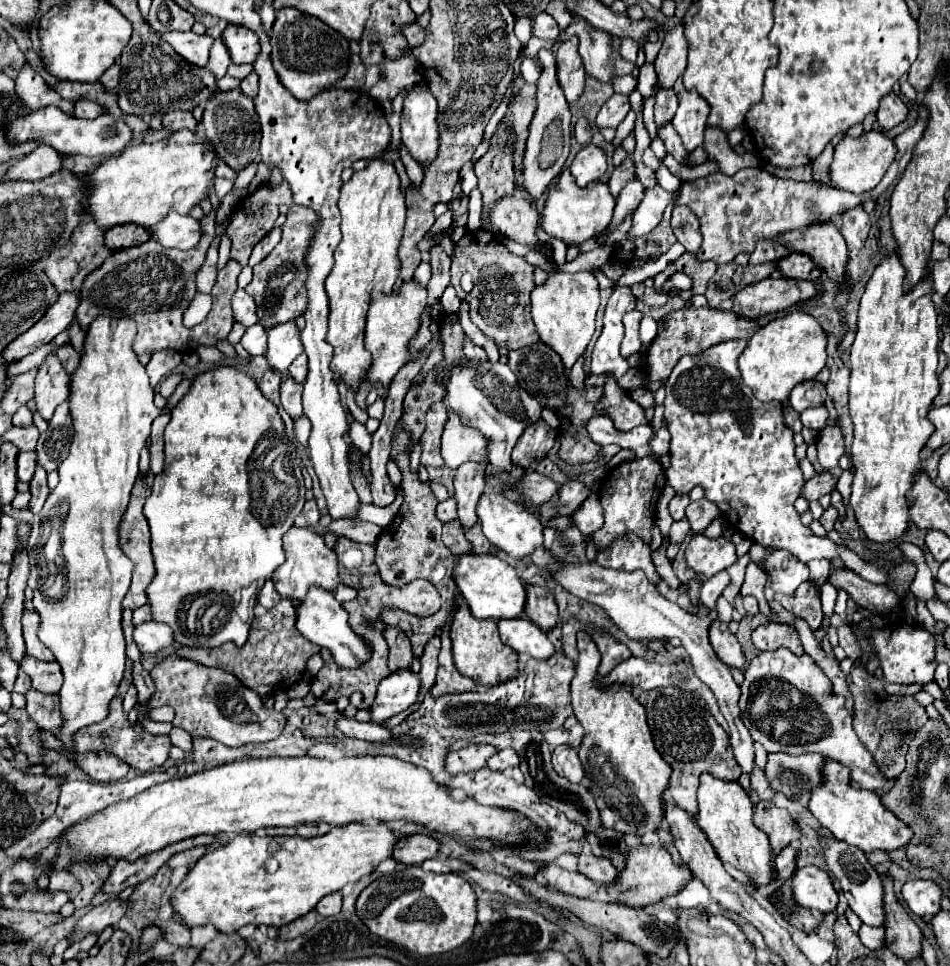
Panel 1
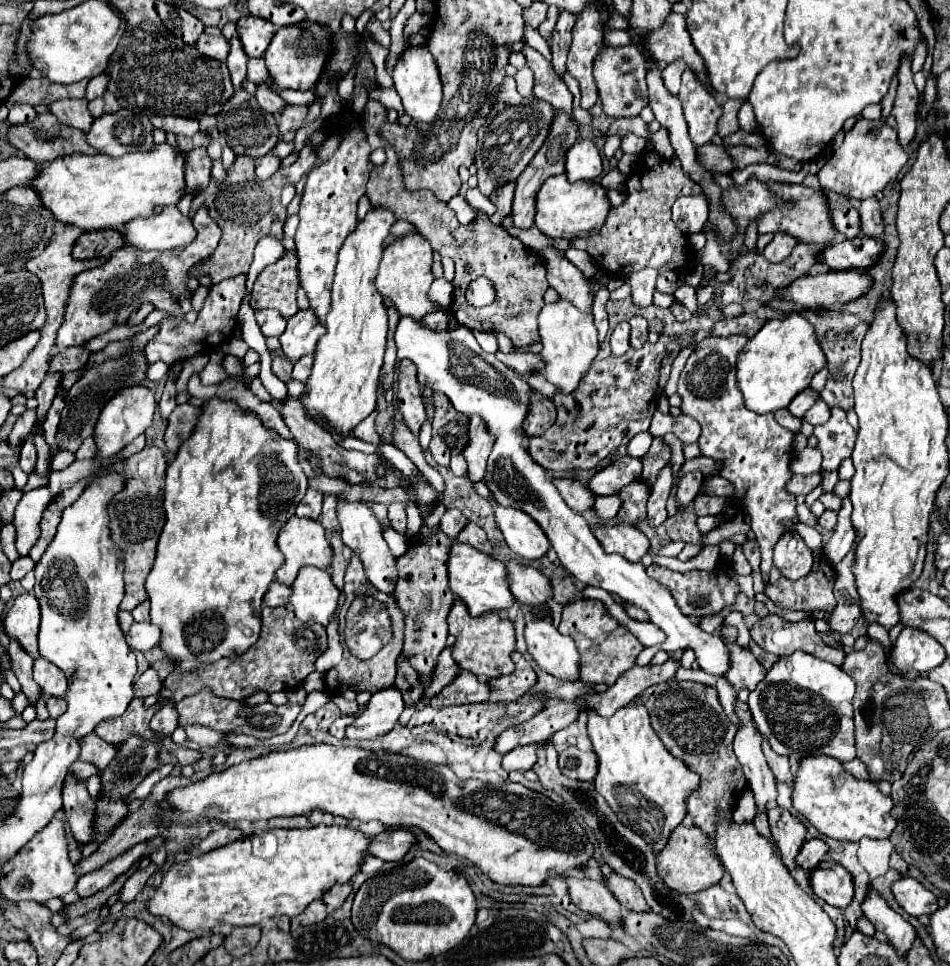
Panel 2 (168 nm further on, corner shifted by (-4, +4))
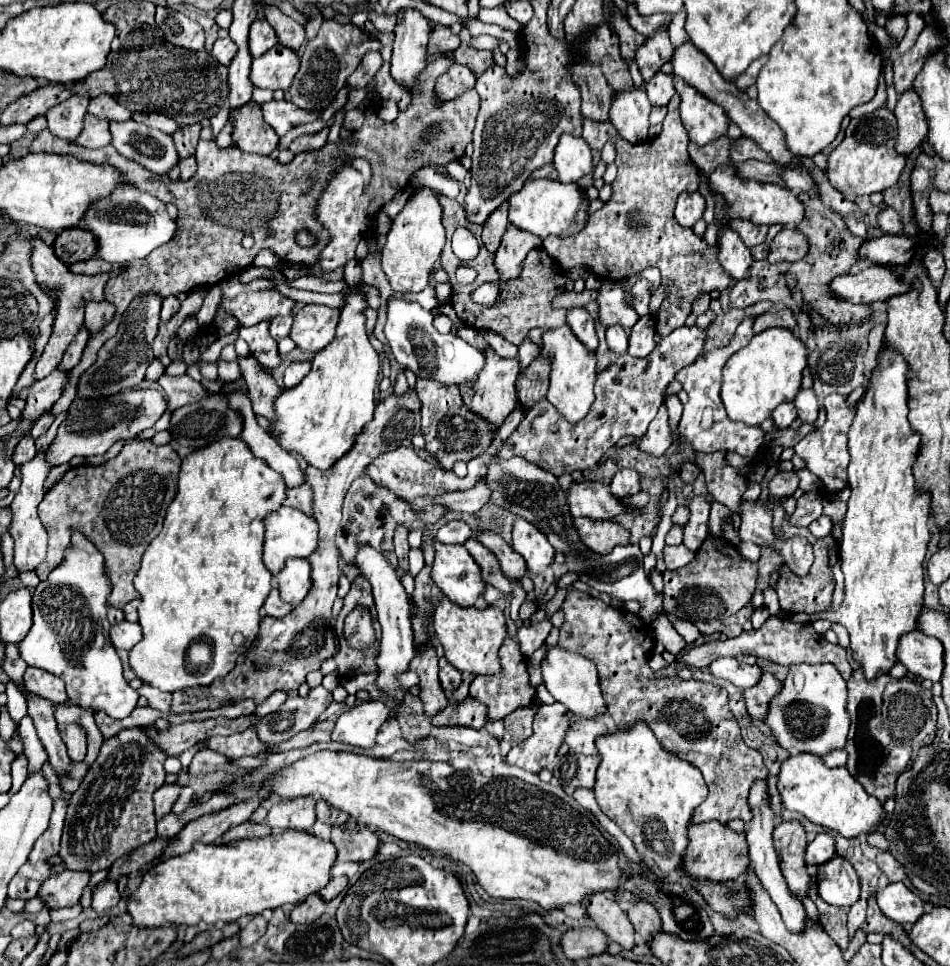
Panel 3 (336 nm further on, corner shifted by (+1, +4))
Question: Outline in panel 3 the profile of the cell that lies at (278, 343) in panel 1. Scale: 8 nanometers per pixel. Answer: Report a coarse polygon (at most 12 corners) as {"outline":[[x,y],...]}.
{"outline":[[306,305],[294,315],[290,339],[302,351],[332,343],[338,309]]}

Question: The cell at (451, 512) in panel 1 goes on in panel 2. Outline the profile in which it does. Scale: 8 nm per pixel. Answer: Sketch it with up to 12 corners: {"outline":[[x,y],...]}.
{"outline":[[449,507],[441,519],[441,529],[449,537],[467,525],[467,517]]}

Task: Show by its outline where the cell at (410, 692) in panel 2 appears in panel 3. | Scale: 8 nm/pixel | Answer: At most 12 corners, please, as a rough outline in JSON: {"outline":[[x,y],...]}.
{"outline":[[406,693],[396,721],[402,737],[416,743],[430,735],[420,697]]}

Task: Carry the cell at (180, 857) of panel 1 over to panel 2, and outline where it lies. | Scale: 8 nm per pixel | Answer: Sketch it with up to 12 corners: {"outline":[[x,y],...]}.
{"outline":[[219,827],[199,843],[199,853],[233,843],[239,827]]}

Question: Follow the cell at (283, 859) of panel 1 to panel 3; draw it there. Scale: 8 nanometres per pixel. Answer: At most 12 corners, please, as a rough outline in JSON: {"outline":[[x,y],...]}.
{"outline":[[288,829],[194,843],[144,873],[134,925],[234,922],[304,901],[378,837]]}

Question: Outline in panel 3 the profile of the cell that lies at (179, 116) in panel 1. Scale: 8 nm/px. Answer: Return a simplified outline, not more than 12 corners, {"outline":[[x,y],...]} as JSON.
{"outline":[[132,113],[132,119],[172,135],[178,125],[166,115]]}

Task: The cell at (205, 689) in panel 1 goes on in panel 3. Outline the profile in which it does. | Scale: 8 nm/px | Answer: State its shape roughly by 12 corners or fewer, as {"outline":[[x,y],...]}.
{"outline":[[320,685],[306,697],[288,697],[264,719],[252,715],[258,737],[282,743],[310,729],[330,703]]}

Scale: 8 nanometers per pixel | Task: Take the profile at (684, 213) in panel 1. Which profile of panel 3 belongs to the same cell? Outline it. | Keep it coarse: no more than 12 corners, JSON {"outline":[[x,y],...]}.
{"outline":[[698,191],[682,193],[676,219],[694,227],[704,215],[704,197]]}

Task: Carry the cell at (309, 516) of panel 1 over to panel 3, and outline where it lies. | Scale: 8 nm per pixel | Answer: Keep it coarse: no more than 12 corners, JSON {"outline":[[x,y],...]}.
{"outline":[[310,485],[288,489],[284,507],[312,515]]}

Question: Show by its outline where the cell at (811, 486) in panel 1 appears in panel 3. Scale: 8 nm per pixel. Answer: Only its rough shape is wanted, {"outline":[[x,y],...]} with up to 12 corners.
{"outline":[[778,471],[768,483],[772,497],[790,497],[798,477]]}

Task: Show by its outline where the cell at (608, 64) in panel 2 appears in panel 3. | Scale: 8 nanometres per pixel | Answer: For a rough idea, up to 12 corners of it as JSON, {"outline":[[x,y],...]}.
{"outline":[[644,91],[616,93],[610,123],[630,143],[648,139]]}

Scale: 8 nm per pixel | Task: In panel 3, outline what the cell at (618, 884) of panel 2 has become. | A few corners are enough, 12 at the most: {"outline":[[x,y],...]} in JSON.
{"outline":[[646,901],[632,905],[628,917],[638,943],[662,931],[658,911]]}

